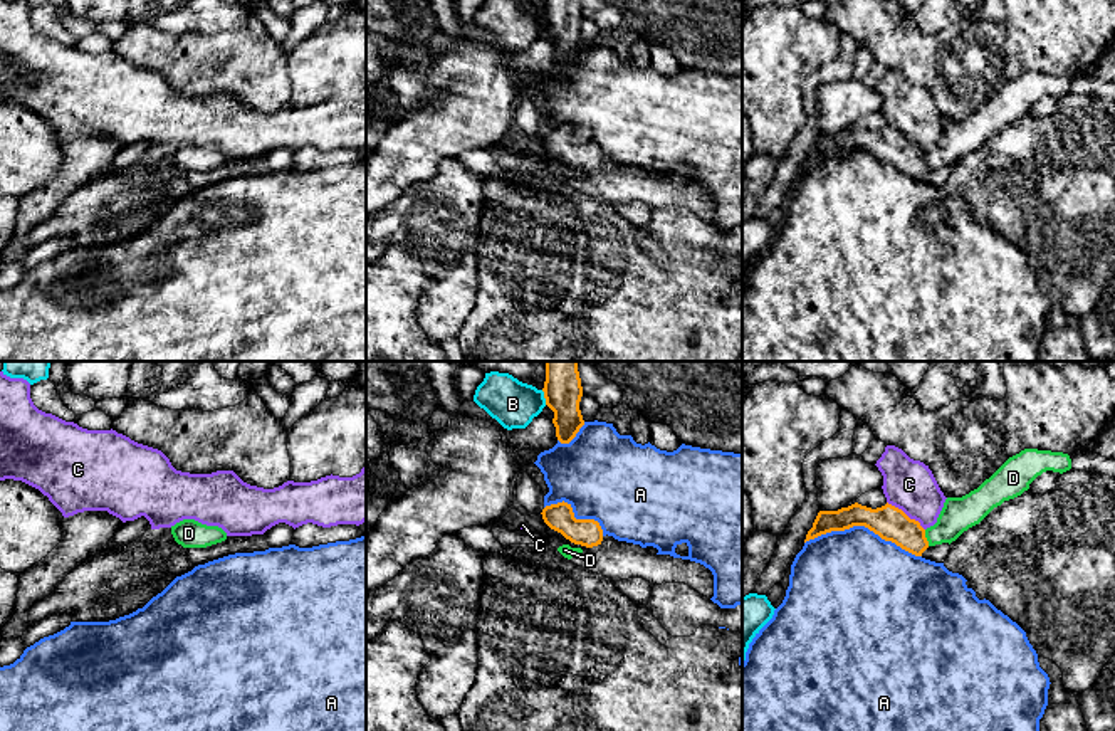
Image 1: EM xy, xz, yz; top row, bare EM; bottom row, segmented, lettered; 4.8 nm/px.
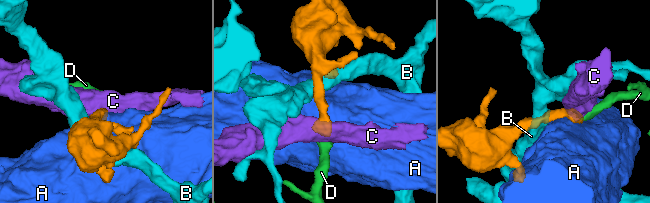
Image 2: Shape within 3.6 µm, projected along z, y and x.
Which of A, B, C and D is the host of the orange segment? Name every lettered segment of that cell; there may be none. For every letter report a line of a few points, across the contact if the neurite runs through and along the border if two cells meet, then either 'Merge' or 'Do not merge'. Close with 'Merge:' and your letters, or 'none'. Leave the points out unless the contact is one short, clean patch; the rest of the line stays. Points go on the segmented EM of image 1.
A: Do not merge
B: Line: xz (541, 390), (546, 404). Do not merge
C: Line: yz (887, 501), (914, 518), (924, 530). Do not merge
D: Line: yz (890, 523), (912, 538), (926, 538), (937, 535), (957, 515). Merge
Merge: D

